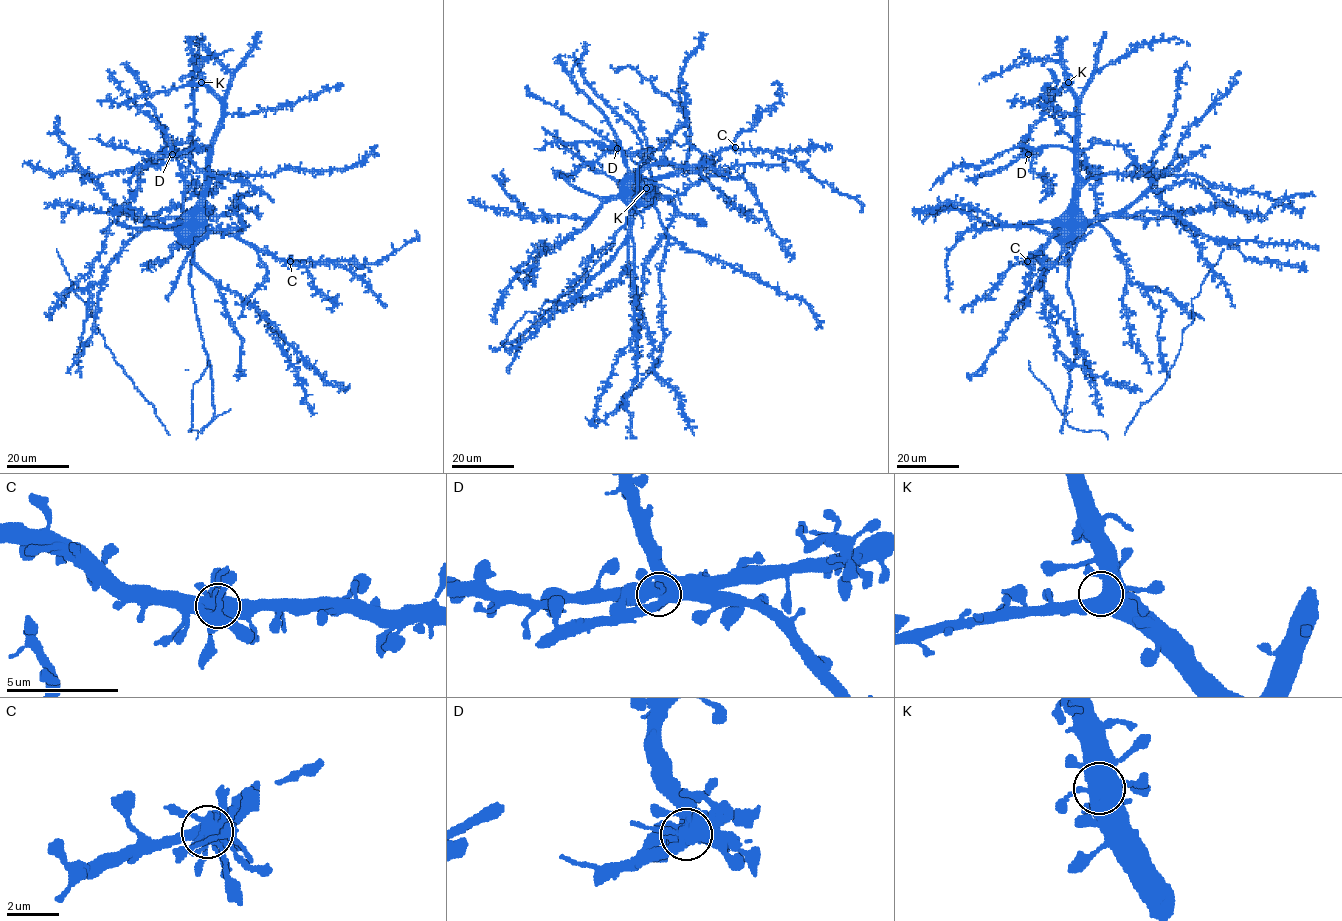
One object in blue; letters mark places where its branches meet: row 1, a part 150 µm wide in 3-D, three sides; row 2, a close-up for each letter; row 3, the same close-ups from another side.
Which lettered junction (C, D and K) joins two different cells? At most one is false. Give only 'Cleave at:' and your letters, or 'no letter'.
Cleave at: no letter

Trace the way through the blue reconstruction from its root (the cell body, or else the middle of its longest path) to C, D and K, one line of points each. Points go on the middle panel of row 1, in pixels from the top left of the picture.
C: (629, 178), (672, 177), (735, 147)
D: (629, 178), (645, 195), (654, 192), (649, 164), (639, 156), (617, 148)
K: (629, 178), (645, 195), (666, 197), (646, 188)

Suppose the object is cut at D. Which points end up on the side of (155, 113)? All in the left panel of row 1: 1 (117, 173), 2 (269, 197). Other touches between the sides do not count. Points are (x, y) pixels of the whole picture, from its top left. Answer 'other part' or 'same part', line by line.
1: same part
2: other part

